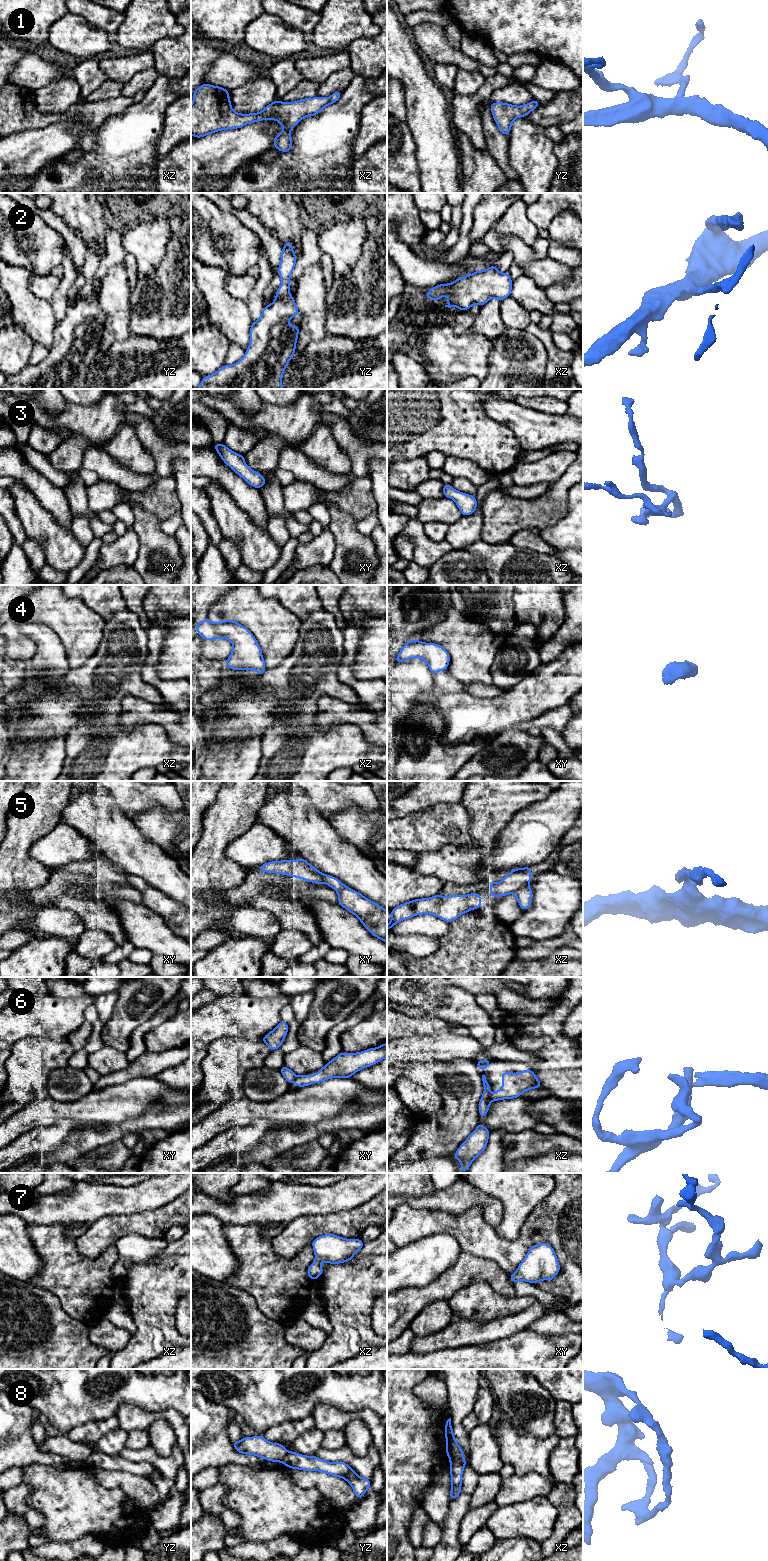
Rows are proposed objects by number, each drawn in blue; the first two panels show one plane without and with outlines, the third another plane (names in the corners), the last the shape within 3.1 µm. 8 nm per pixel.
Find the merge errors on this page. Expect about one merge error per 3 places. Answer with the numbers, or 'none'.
5, 6, 8

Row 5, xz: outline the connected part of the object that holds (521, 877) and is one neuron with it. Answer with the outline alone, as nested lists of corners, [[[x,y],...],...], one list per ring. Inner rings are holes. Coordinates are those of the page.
[[[531,866],[513,869],[498,884],[493,881],[489,883],[491,890],[488,892],[494,898],[506,896],[517,890],[526,887],[531,882]]]

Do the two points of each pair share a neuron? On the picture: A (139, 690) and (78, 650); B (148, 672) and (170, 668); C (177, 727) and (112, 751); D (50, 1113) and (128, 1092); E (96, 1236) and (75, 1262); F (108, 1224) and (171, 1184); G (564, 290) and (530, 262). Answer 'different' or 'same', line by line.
A: different
B: different
C: different
D: same
E: different
F: different
G: different

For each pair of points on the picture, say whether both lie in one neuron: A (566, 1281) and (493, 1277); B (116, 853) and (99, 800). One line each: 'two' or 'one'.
A: two
B: one

